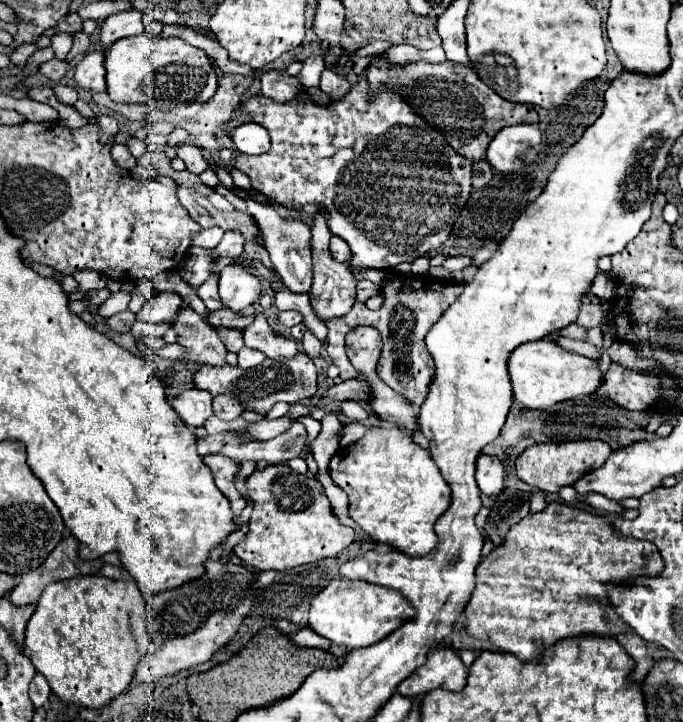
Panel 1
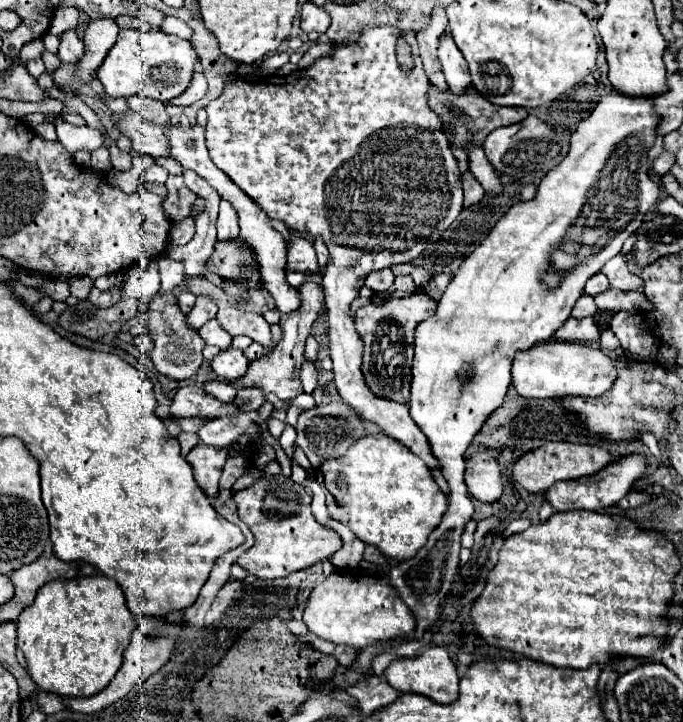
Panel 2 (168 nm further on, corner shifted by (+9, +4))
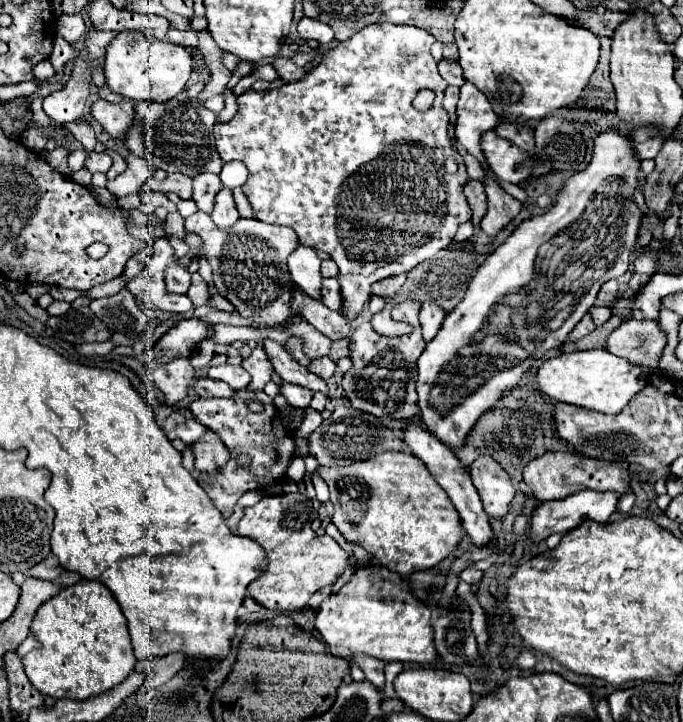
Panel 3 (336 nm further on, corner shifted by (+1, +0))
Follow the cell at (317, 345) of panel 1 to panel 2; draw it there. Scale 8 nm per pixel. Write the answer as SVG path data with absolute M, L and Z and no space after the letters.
M304 361L302 365L302 385L306 393L314 393L314 389L318 387L318 371L310 361Z

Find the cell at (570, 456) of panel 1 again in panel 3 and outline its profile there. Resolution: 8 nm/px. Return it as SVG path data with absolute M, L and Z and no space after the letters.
M544 453L542 457L532 459L524 467L524 481L532 489L534 497L538 501L554 501L564 499L574 491L580 489L596 489L596 491L616 491L620 495L630 491L630 475L620 463L602 461L602 459L590 459L582 457L578 453Z

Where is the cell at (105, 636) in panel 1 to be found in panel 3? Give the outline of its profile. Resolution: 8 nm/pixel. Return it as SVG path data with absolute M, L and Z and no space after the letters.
M83 579L72 586L66 587L66 589L62 589L62 591L60 591L58 595L54 595L52 599L48 599L48 601L38 609L38 613L36 613L36 617L34 617L34 621L32 621L30 633L32 633L34 639L38 641L38 647L34 647L26 657L22 657L22 663L24 663L24 669L26 669L26 675L28 675L30 683L32 683L42 695L50 695L50 697L54 697L54 699L74 699L74 701L84 701L84 699L90 699L90 697L94 697L94 695L98 695L98 693L104 693L104 691L108 691L108 689L120 685L120 683L122 683L122 681L134 671L136 657L134 657L134 647L132 647L132 643L130 643L128 621L126 621L126 617L124 617L120 605L118 605L114 593L112 593L106 585L102 585L98 580Z

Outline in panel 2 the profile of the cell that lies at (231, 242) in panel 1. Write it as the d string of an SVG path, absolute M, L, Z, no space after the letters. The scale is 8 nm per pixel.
M220 201L220 213L218 213L218 221L216 221L216 229L218 229L218 239L226 241L226 239L236 239L238 237L238 215L234 211L234 207L228 201Z

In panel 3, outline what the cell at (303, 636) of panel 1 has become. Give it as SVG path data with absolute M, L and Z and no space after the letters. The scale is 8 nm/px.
M352 655L348 657L348 663L358 665L372 685L376 685L378 689L384 687L384 665L386 665L384 661L378 661L376 657L366 657L366 655Z

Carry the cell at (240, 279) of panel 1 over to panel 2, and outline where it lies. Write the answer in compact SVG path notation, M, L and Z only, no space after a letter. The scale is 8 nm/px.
M198 297L194 301L194 307L190 313L186 313L186 325L194 331L198 331L206 321L214 319L216 317L216 303L212 303L208 297Z

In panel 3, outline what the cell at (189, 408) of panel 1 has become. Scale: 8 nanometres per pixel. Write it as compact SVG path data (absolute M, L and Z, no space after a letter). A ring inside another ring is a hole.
M242 389L230 399L204 399L198 397L190 401L188 405L192 417L218 433L218 437L224 441L224 445L230 451L230 461L218 475L202 477L200 481L208 497L214 501L218 511L224 517L232 515L232 509L242 493L258 487L266 487L270 481L278 481L286 475L286 467L290 459L294 457L294 433L290 427L290 421L280 415L280 411L274 407L274 401L264 391L248 391ZM248 399L258 399L264 405L262 413L254 413L248 409ZM238 455L248 455L250 463L240 465Z

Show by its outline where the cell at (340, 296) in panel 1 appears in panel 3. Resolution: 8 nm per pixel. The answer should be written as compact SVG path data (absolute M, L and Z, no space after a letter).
M286 381L280 383L280 393L284 395L284 399L292 405L292 407L300 407L300 409L306 409L312 401L312 391L306 389L306 387L300 387L300 385L290 385Z

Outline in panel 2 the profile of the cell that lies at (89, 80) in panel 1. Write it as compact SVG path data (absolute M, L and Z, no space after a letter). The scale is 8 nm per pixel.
M68 29L60 35L60 49L58 49L58 57L62 59L62 63L76 63L84 53L84 43L82 39L76 35L74 29Z

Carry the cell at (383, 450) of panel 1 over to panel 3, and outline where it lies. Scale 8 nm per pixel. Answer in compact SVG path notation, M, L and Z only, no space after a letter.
M386 451L378 453L374 459L354 461L346 467L318 467L318 473L330 487L330 501L334 505L332 523L348 541L362 545L378 563L386 565L390 571L408 575L420 569L432 569L442 559L446 559L462 539L460 517L450 497L434 481L426 465L422 465L422 461L418 461L412 453Z

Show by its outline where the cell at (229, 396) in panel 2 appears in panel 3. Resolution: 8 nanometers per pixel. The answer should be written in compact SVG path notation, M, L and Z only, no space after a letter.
M200 377L194 383L194 389L200 397L232 397L236 393L224 381L216 381L216 379L210 379L210 377Z

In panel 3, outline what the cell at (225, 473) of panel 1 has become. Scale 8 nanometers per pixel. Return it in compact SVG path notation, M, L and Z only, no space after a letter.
M208 433L196 445L192 445L192 453L196 457L196 471L206 475L214 475L230 459L230 451L216 433Z

